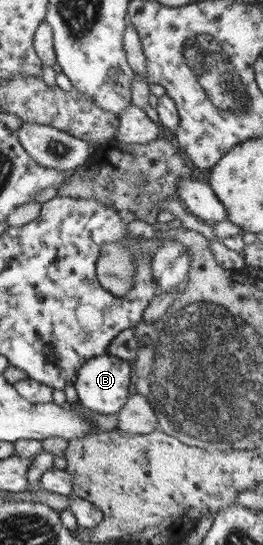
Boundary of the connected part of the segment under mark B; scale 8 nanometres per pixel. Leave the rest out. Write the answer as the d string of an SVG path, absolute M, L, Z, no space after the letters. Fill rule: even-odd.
M103 354L88 359L76 371L73 386L78 395L78 403L82 408L108 416L120 412L129 397L130 365L128 361L109 354Z

